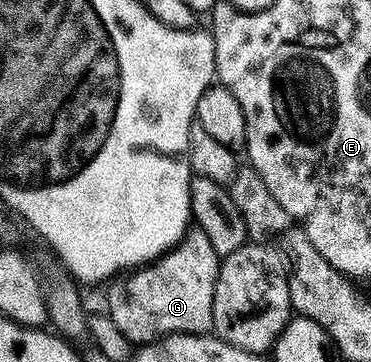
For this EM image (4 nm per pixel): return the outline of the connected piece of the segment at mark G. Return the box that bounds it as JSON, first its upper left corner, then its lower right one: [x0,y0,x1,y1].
[105,227,220,346]

